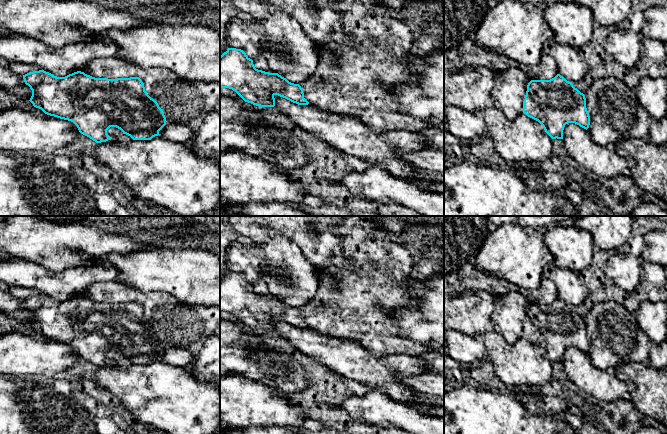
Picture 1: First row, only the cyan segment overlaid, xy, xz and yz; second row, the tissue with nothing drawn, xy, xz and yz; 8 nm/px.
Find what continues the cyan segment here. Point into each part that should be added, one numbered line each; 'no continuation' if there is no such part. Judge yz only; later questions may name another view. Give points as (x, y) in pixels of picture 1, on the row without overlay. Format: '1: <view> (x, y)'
no continuation

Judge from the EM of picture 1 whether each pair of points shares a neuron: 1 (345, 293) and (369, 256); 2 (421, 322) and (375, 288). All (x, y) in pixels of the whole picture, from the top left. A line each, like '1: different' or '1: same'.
1: same
2: different

